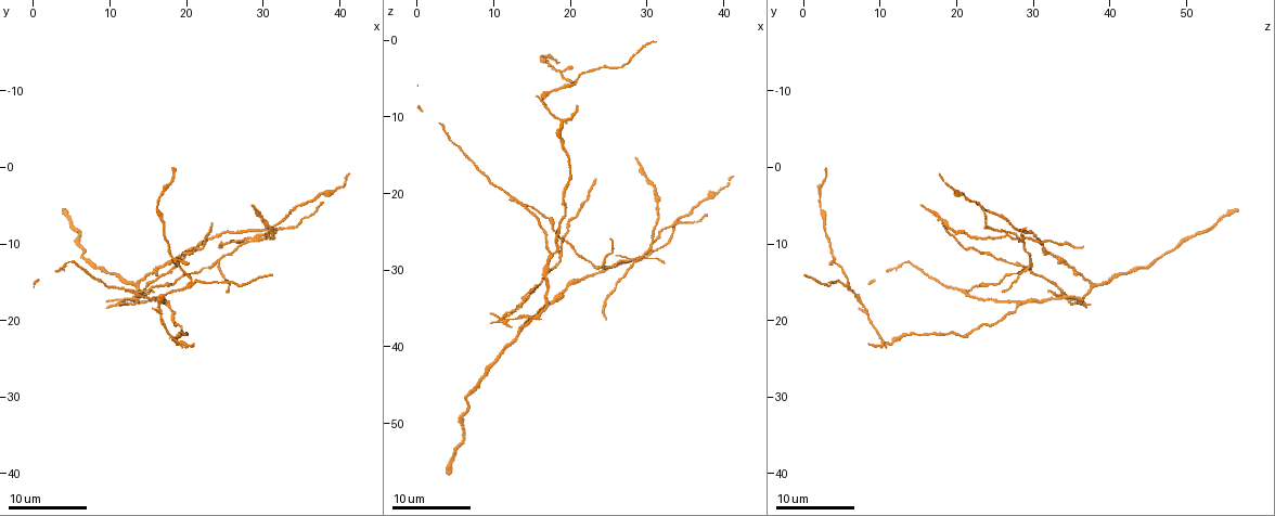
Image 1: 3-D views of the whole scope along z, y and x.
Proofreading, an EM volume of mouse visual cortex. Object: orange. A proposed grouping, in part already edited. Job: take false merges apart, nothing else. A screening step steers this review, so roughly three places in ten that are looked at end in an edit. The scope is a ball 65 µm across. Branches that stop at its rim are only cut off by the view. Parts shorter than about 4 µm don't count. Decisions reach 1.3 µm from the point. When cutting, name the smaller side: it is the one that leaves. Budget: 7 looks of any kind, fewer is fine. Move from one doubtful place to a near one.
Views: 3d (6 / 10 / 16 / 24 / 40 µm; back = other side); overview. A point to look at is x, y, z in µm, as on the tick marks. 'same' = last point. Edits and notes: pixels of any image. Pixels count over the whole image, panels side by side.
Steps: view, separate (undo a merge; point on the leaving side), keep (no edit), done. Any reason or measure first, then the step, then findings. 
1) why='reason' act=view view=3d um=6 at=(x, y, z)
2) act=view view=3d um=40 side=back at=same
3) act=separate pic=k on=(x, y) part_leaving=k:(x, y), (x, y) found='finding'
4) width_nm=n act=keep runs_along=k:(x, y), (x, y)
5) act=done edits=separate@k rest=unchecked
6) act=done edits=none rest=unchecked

act=view view=3d um=10 at=(14.5, 17.5, 36.0)

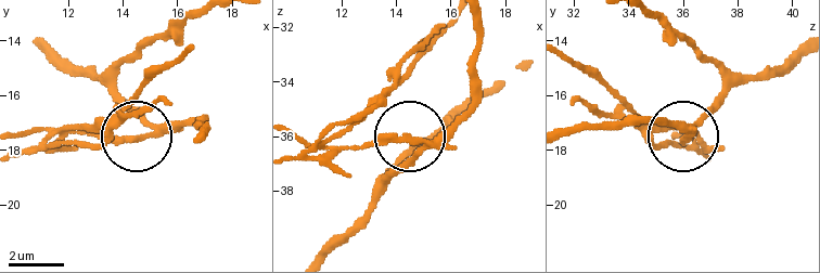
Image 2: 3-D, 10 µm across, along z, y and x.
act=separate pic=2 on=(123, 135) found='a second cell is stuck on'

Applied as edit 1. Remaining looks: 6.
why='branch point' act=view view=3d um=10 at=(14.0, 16.5, 21.5)

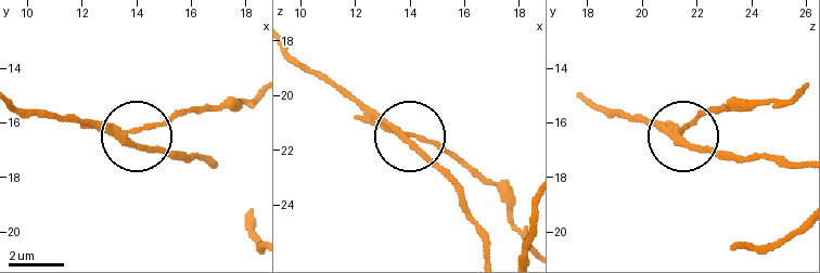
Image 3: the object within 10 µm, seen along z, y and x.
arms=3 act=separate pic=3 on=(151, 128) part_leaving=3:(110, 126), (135, 133), (183, 112), (254, 103) found='two cells meet here'

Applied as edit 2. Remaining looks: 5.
why='sudden change in width' act=view view=3d um=10 at=(20.0, 21.5, 17.0)

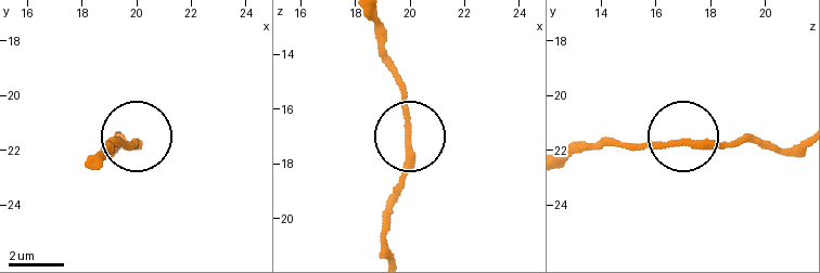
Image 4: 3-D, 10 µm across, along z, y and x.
act=view view=3d um=6 at=(19.8, 21.7, 16.8)

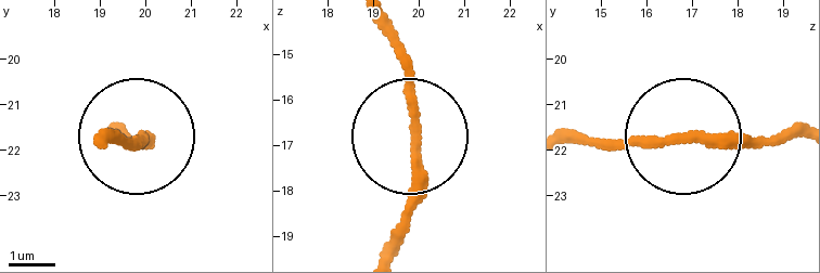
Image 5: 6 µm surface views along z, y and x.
act=keep runs_along=5:(388, 251), (411, 193), (411, 65), (392, 22) found='all the same cell'

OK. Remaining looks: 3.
act=done edits=separate@2,separate@3 rest=unchecked

